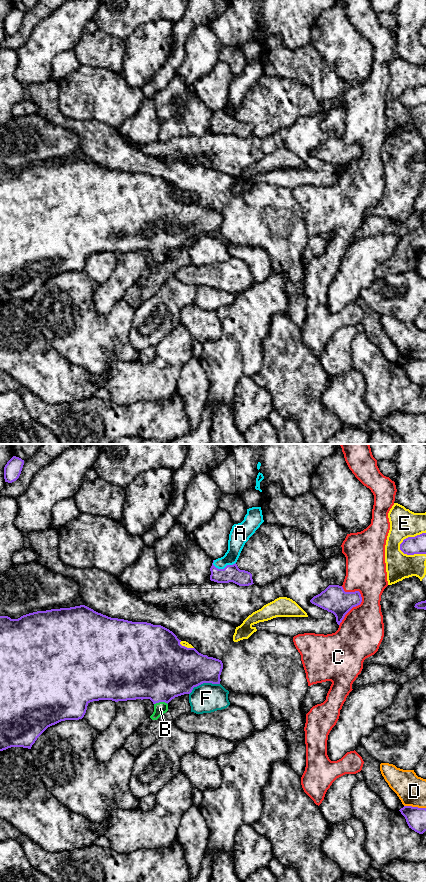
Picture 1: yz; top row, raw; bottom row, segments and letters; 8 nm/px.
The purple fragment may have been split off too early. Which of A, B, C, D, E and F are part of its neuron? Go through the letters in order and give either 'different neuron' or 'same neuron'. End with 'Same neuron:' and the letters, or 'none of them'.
A: same neuron
B: same neuron
C: different neuron
D: different neuron
E: different neuron
F: different neuron
Same neuron: A, B

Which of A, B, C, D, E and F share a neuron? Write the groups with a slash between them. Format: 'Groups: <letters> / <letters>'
Groups: A B / C / D / E / F

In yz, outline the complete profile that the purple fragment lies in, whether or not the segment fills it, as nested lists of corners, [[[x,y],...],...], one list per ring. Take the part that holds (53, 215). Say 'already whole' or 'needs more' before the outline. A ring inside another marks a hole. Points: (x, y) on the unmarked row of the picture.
needs more; [[[85,158],[37,163],[11,171],[0,168],[0,303],[11,299],[31,301],[37,290],[50,278],[65,272],[82,271],[90,254],[99,252],[127,253],[150,251],[154,256],[154,264],[150,268],[157,272],[168,263],[168,255],[175,249],[190,246],[194,239],[203,235],[220,236],[223,221],[221,212],[199,205],[195,200],[187,200],[180,196],[181,192],[161,177],[147,174],[132,174],[124,171],[111,170]]]

